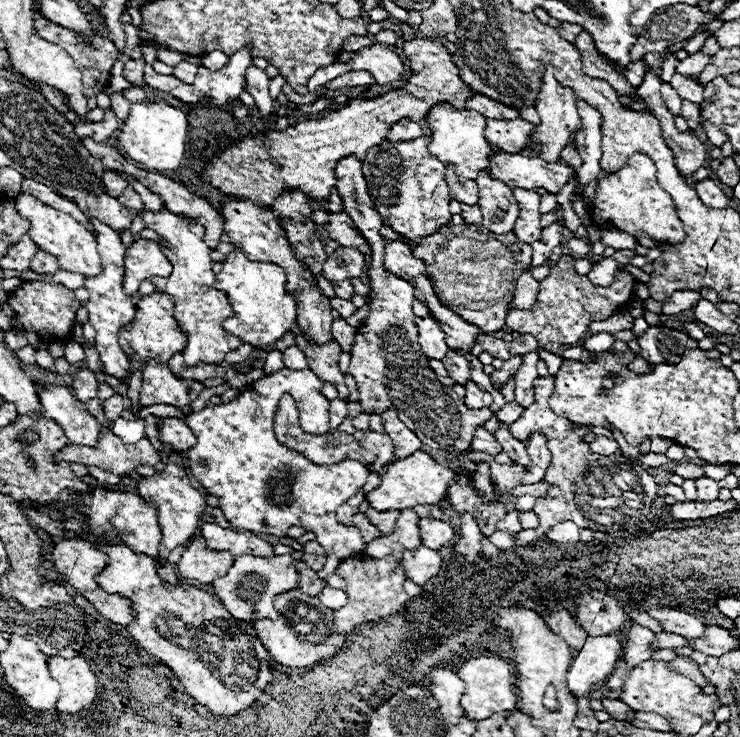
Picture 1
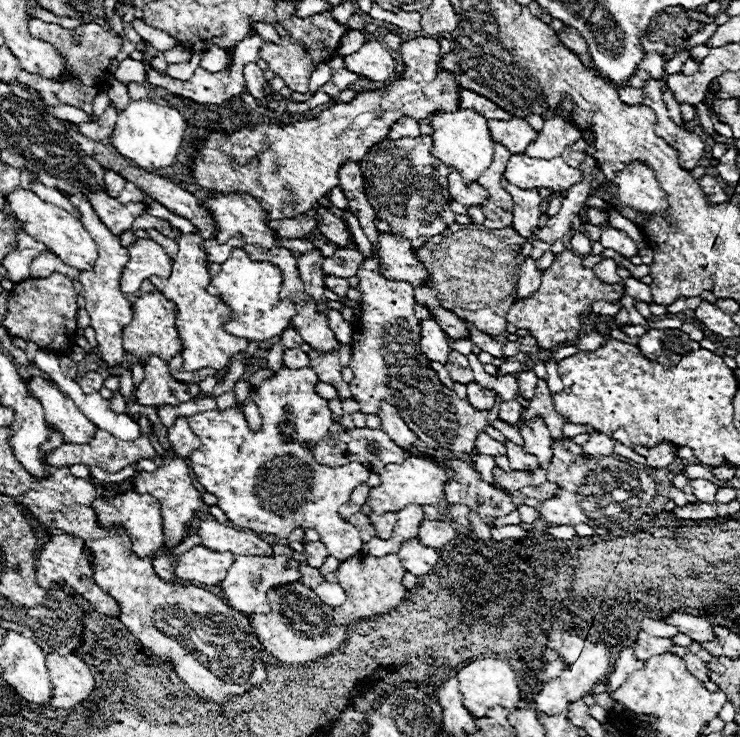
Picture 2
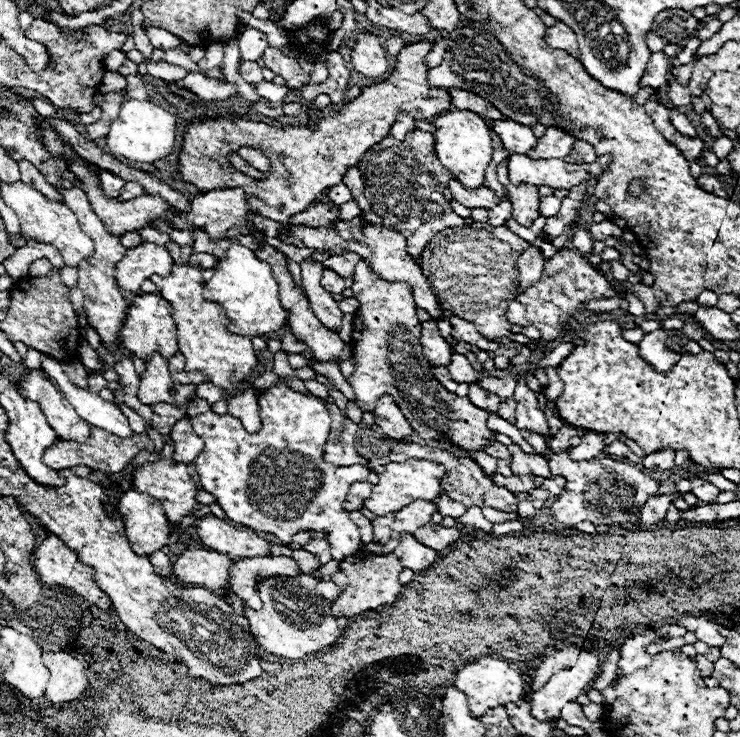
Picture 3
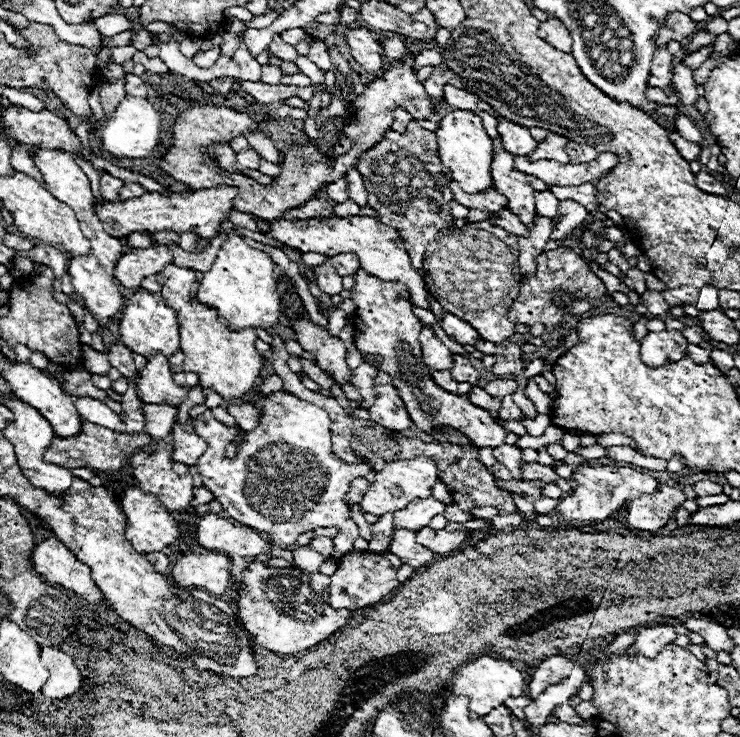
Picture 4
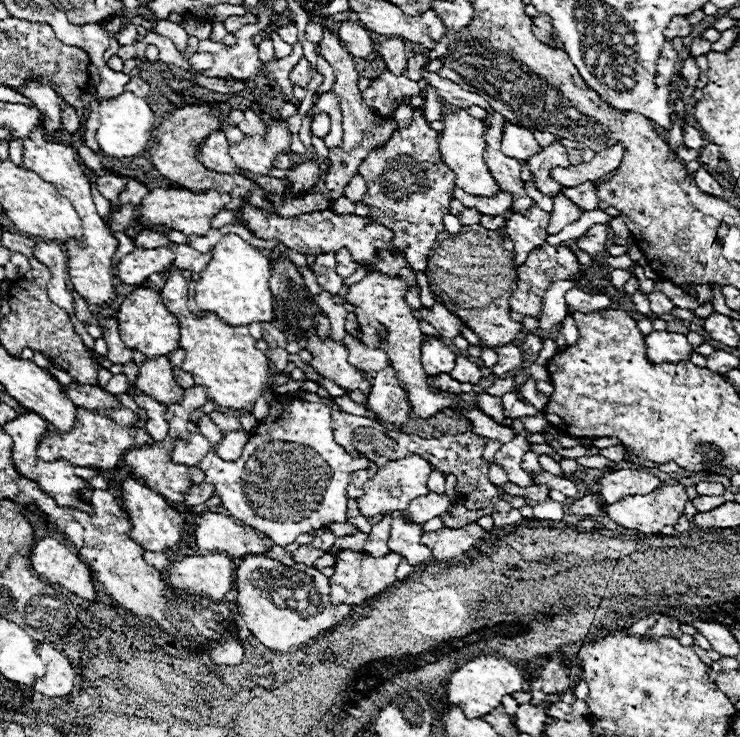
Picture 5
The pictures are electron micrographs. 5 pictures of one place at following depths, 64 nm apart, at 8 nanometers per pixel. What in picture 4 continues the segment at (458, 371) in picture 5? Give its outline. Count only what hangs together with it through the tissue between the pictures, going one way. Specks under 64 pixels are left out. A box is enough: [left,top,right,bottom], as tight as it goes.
[450,354,480,384]

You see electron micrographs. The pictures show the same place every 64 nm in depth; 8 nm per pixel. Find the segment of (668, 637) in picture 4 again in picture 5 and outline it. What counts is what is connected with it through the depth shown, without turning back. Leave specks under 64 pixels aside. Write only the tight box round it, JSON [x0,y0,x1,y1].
[644,614,682,636]

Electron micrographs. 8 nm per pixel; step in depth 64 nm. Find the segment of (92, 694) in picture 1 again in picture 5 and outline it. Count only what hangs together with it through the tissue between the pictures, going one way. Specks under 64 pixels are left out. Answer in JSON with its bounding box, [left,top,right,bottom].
[34,642,76,698]

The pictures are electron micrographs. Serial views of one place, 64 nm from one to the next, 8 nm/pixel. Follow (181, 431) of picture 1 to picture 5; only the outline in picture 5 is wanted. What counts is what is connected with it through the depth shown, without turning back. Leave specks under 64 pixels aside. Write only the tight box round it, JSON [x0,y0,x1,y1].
[172,432,210,466]

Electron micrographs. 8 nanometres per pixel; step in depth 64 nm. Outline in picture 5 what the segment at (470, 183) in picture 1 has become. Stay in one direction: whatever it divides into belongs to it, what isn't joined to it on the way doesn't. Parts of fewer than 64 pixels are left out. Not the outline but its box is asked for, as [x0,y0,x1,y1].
[454,186,512,216]

